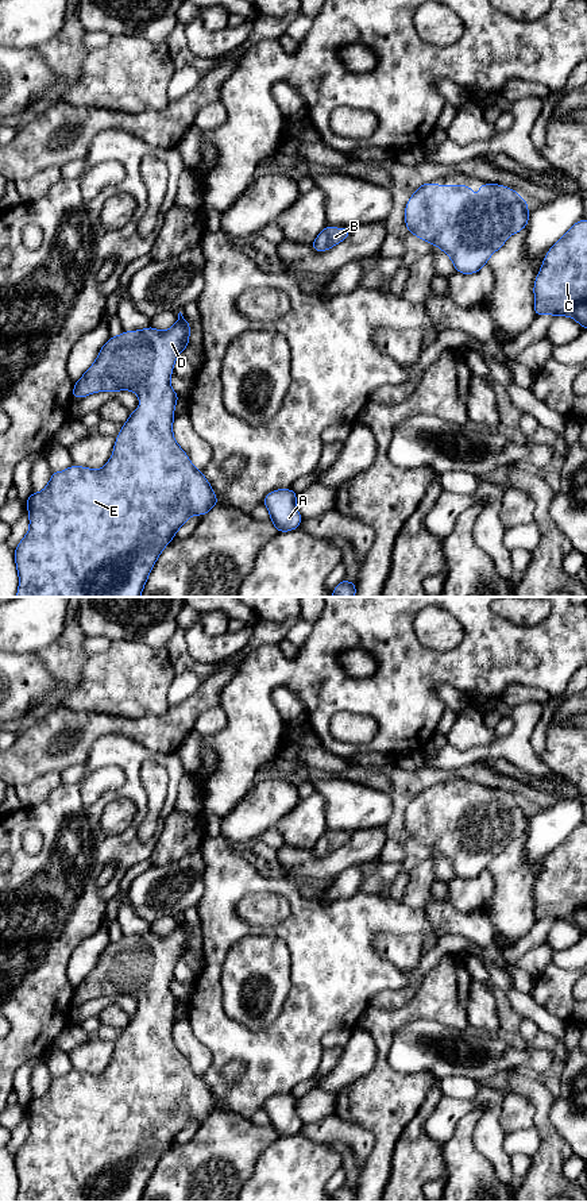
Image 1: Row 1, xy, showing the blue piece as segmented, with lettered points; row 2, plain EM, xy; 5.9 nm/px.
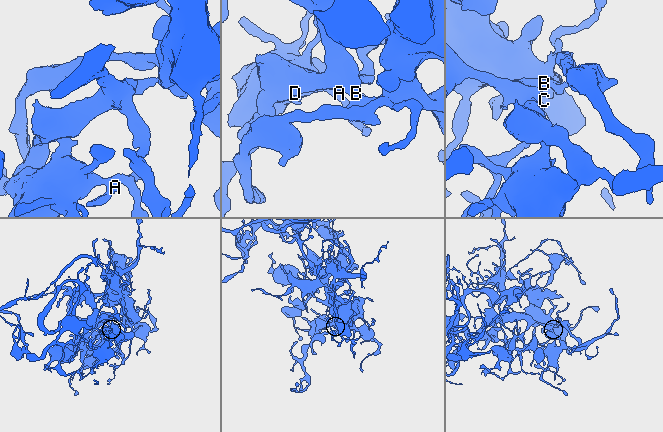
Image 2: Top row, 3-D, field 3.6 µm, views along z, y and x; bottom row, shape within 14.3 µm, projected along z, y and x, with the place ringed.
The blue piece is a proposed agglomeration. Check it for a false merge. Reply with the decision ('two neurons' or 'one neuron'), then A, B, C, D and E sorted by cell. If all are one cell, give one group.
one neuron | A B C D E

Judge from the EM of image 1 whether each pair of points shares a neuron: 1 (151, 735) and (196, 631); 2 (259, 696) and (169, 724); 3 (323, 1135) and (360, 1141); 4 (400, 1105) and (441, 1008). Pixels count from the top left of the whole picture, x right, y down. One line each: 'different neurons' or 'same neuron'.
1: different neurons
2: different neurons
3: same neuron
4: same neuron

